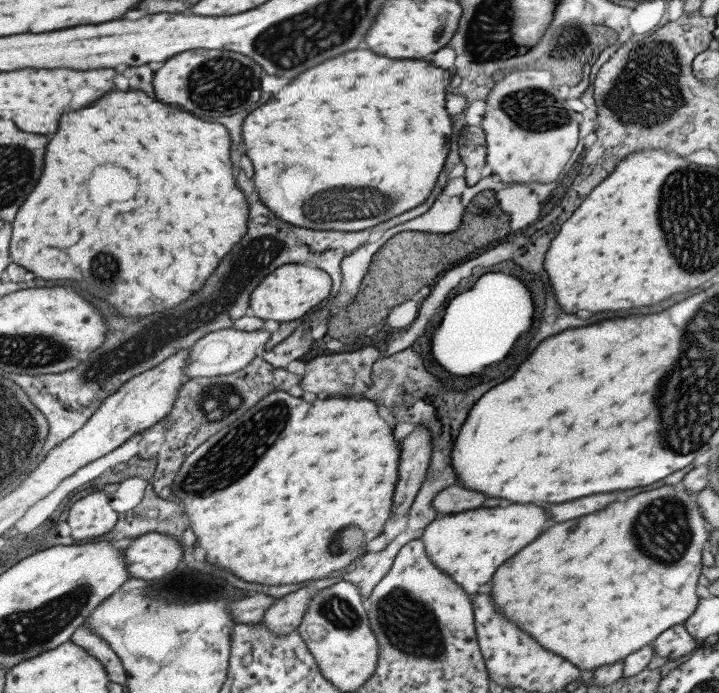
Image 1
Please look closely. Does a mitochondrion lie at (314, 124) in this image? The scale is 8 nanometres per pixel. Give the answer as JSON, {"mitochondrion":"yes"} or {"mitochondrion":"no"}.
{"mitochondrion":"no"}

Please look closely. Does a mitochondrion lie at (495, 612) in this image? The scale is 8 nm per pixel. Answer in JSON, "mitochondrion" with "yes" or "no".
{"mitochondrion":"no"}

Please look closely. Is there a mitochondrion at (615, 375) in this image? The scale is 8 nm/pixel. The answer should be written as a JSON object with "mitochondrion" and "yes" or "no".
{"mitochondrion":"no"}

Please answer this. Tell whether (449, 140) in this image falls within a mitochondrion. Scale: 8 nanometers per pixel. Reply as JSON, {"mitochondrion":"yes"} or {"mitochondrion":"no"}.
{"mitochondrion":"no"}

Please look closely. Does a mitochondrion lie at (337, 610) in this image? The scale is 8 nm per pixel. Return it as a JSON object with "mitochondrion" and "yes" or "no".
{"mitochondrion":"yes"}

